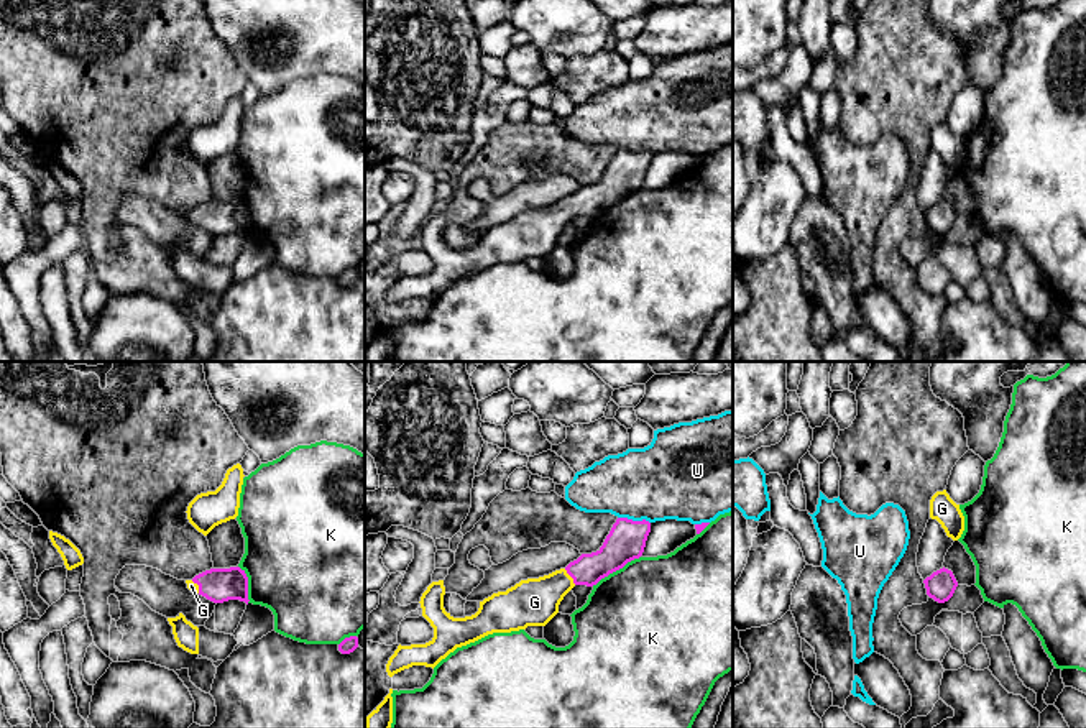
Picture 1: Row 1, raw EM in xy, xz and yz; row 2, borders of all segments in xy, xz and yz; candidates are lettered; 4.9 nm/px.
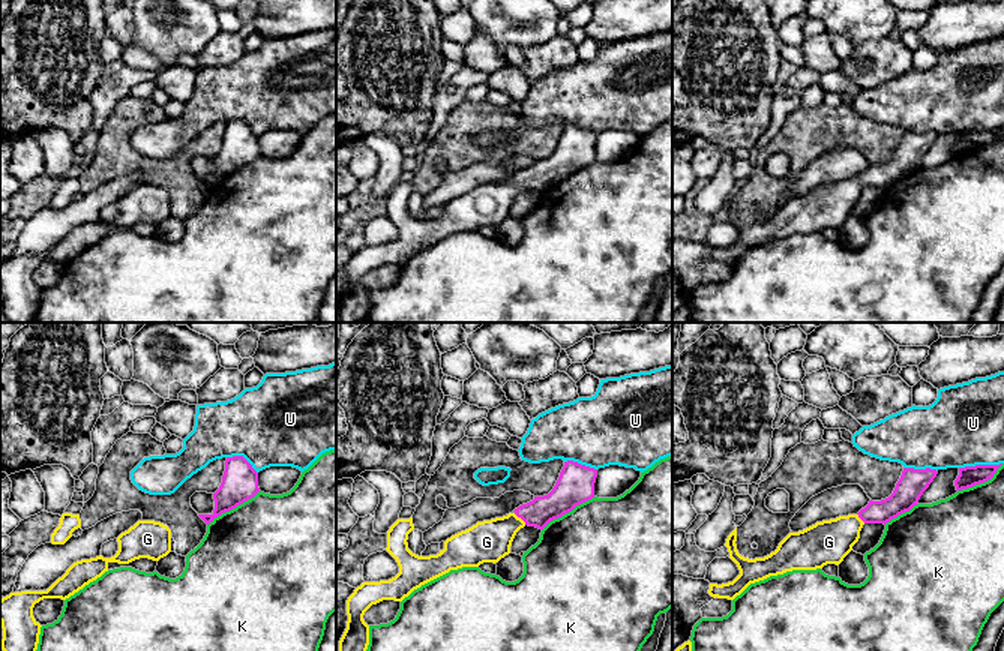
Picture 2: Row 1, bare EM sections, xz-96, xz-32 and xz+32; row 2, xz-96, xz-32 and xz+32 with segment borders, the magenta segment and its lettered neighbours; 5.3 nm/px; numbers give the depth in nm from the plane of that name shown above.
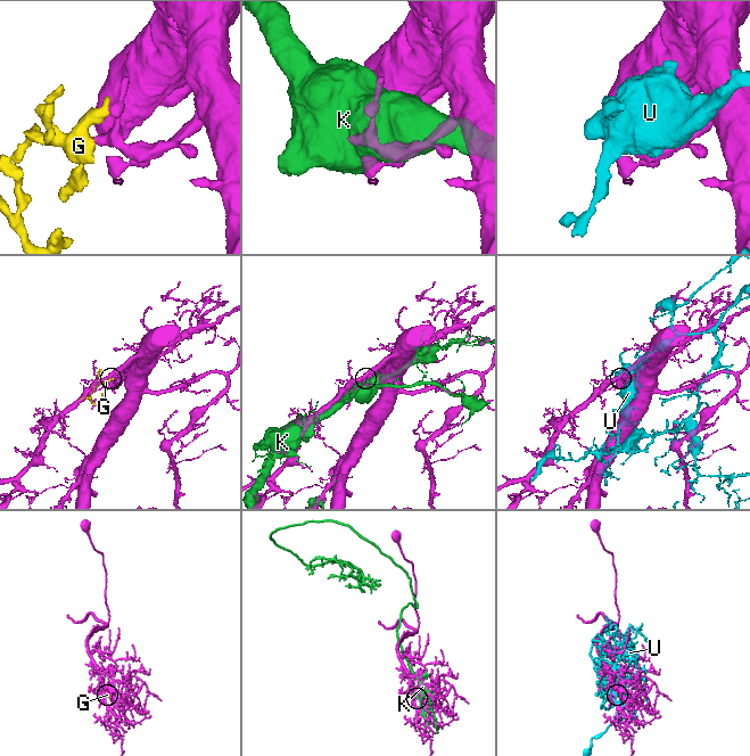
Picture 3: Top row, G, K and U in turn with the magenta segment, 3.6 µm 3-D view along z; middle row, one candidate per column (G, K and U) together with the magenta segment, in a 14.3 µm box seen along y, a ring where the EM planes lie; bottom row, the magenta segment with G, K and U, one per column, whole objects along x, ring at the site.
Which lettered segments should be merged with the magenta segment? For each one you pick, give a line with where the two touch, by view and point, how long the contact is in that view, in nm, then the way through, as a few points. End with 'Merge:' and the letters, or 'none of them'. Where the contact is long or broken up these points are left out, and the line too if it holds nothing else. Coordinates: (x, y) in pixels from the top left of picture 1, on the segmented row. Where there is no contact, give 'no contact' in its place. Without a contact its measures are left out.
G: contact xz (570, 575); length 100 nm; way xz (589, 569), (570, 575), (534, 602)
Merge: G

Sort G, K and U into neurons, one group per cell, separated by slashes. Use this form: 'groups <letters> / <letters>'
groups G / K / U

